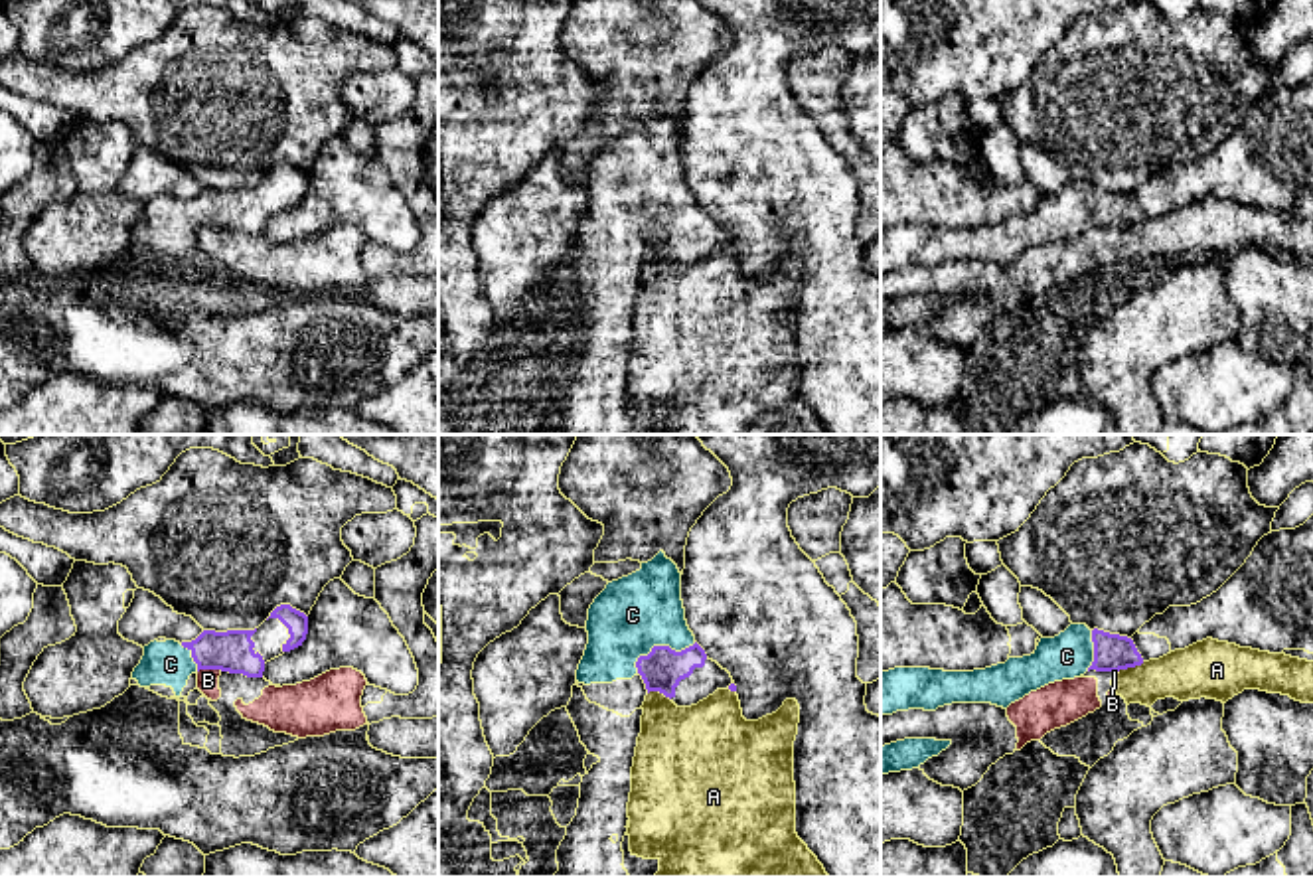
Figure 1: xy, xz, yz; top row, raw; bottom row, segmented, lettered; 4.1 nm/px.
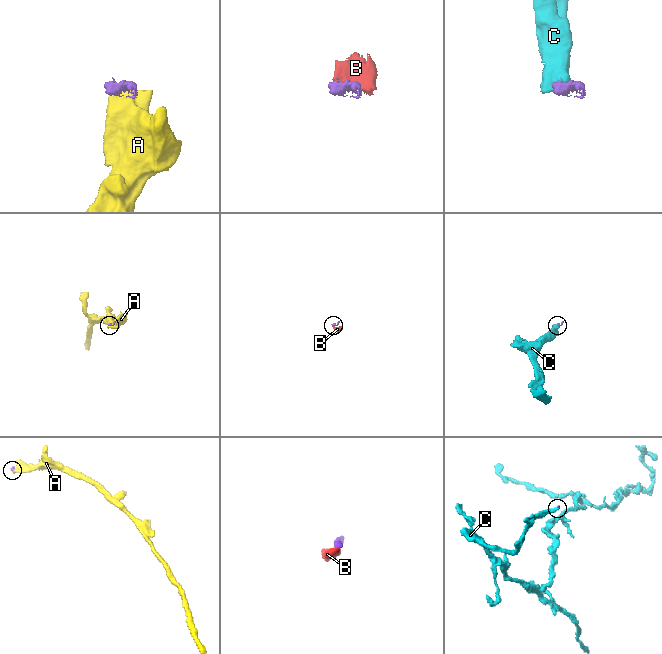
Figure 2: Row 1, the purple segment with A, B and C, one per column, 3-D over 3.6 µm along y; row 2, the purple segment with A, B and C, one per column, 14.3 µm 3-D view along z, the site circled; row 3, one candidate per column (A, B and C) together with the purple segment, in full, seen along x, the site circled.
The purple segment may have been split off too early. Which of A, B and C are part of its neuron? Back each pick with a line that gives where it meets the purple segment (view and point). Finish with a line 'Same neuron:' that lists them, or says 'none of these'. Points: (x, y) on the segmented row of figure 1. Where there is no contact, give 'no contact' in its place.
C: contact xz (660, 646)
Same neuron: C

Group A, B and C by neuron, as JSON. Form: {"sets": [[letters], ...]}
{"sets": [["A", "B"], ["C"]]}

